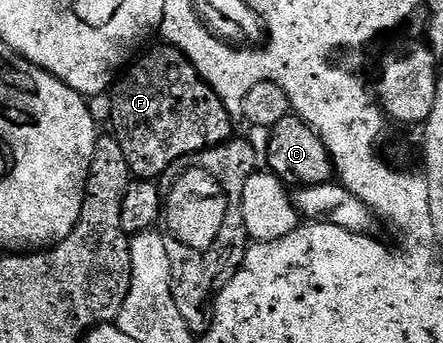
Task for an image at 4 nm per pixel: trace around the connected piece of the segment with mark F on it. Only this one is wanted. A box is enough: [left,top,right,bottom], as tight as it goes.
[110,46,234,181]

